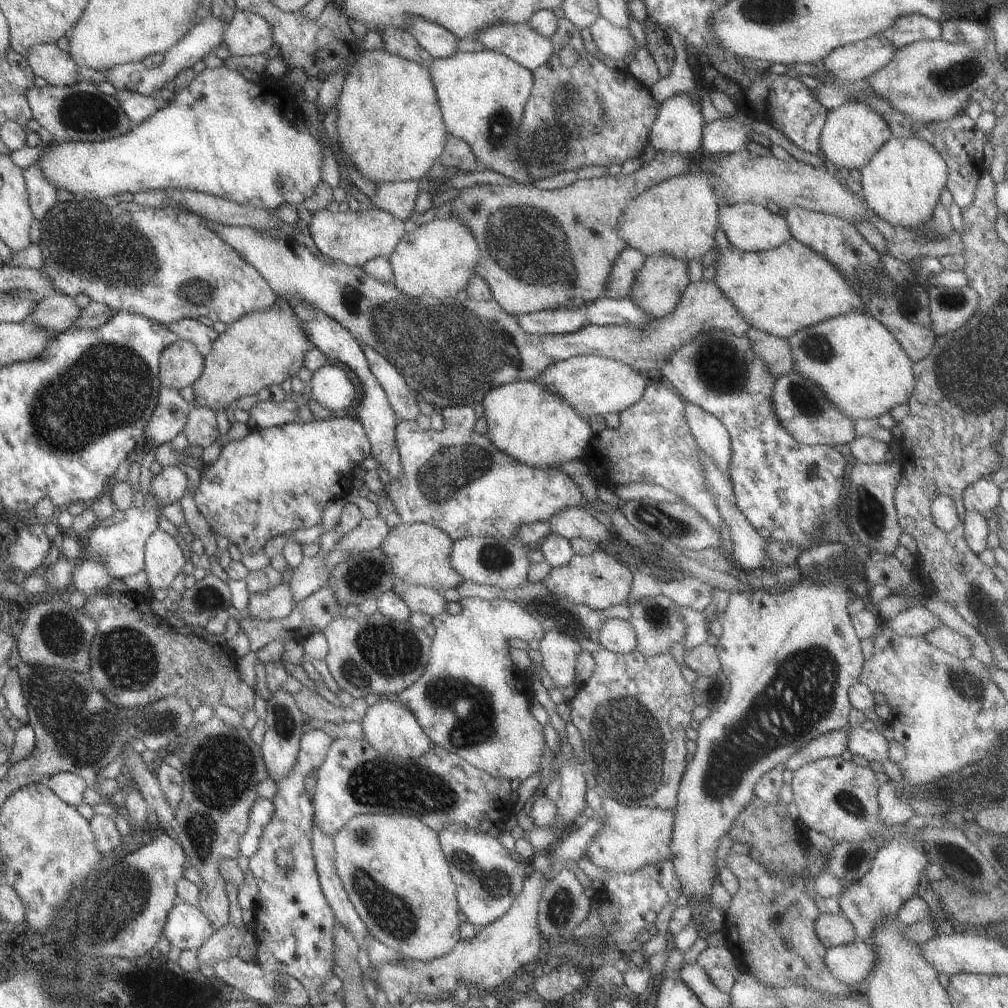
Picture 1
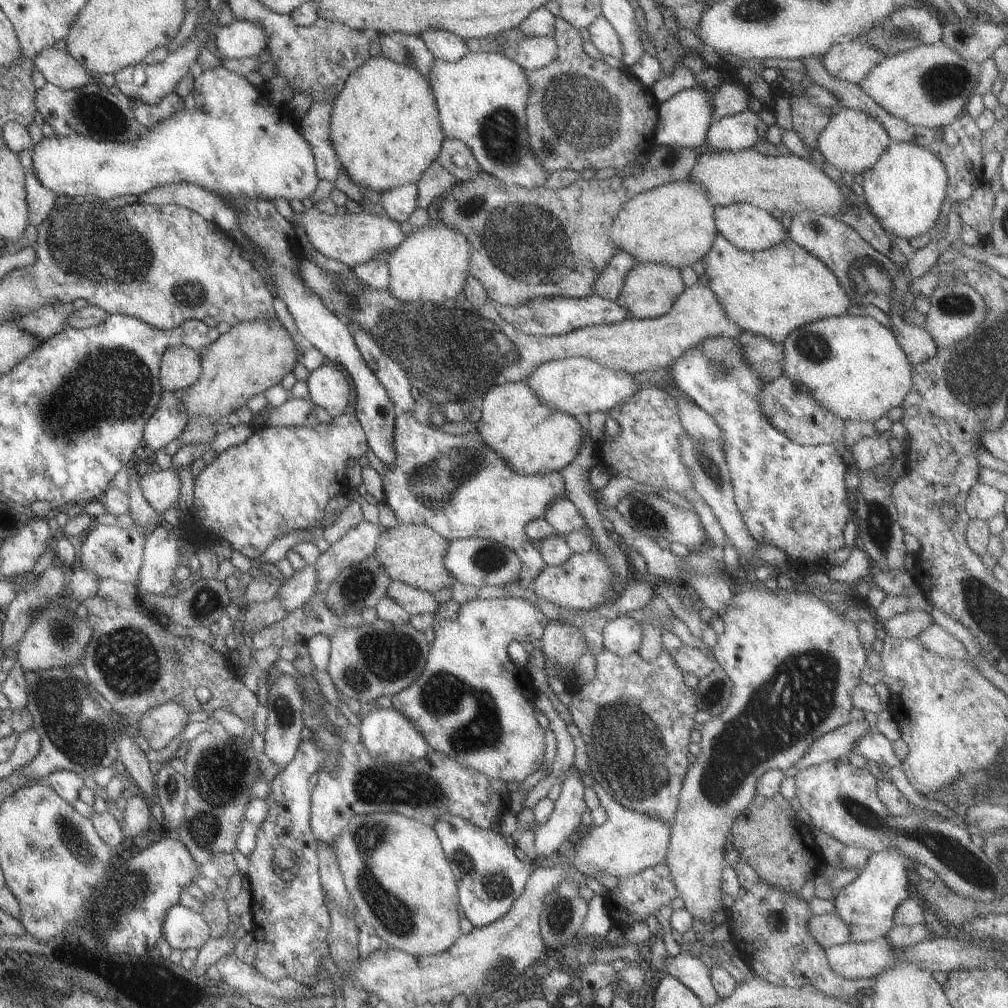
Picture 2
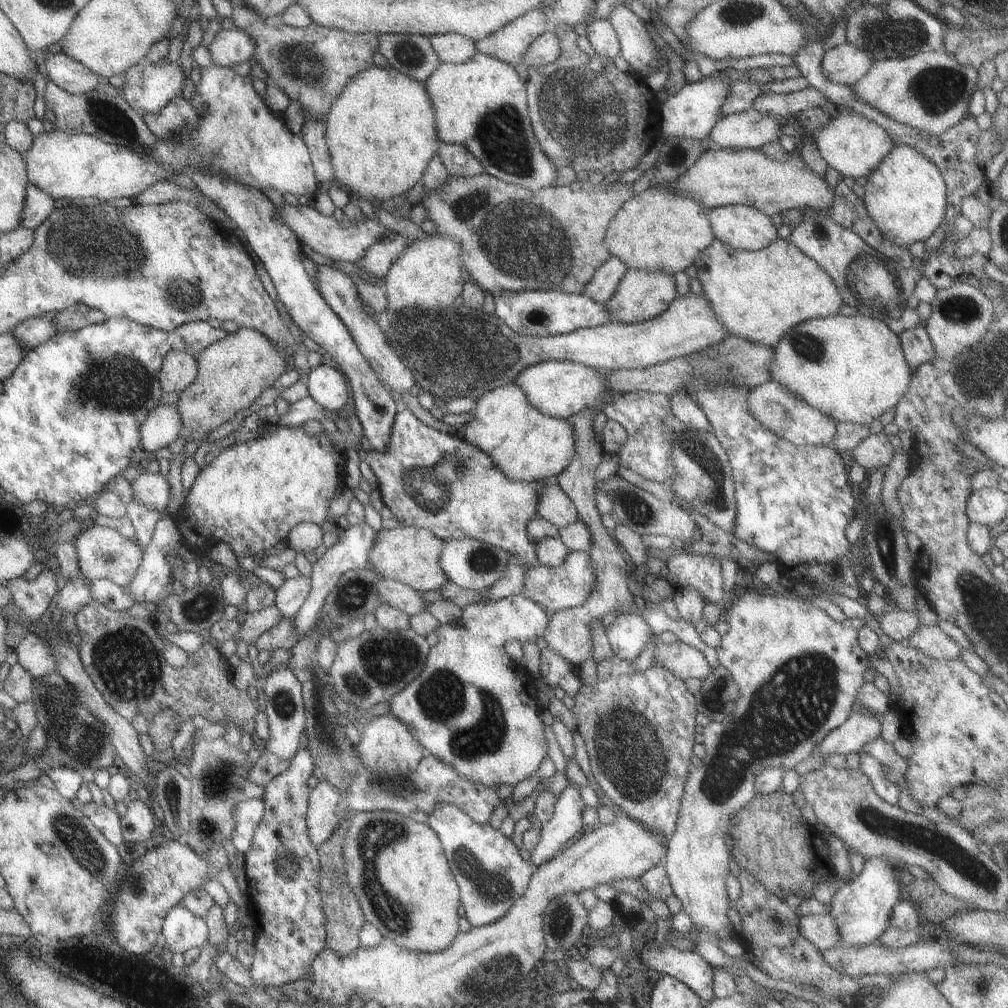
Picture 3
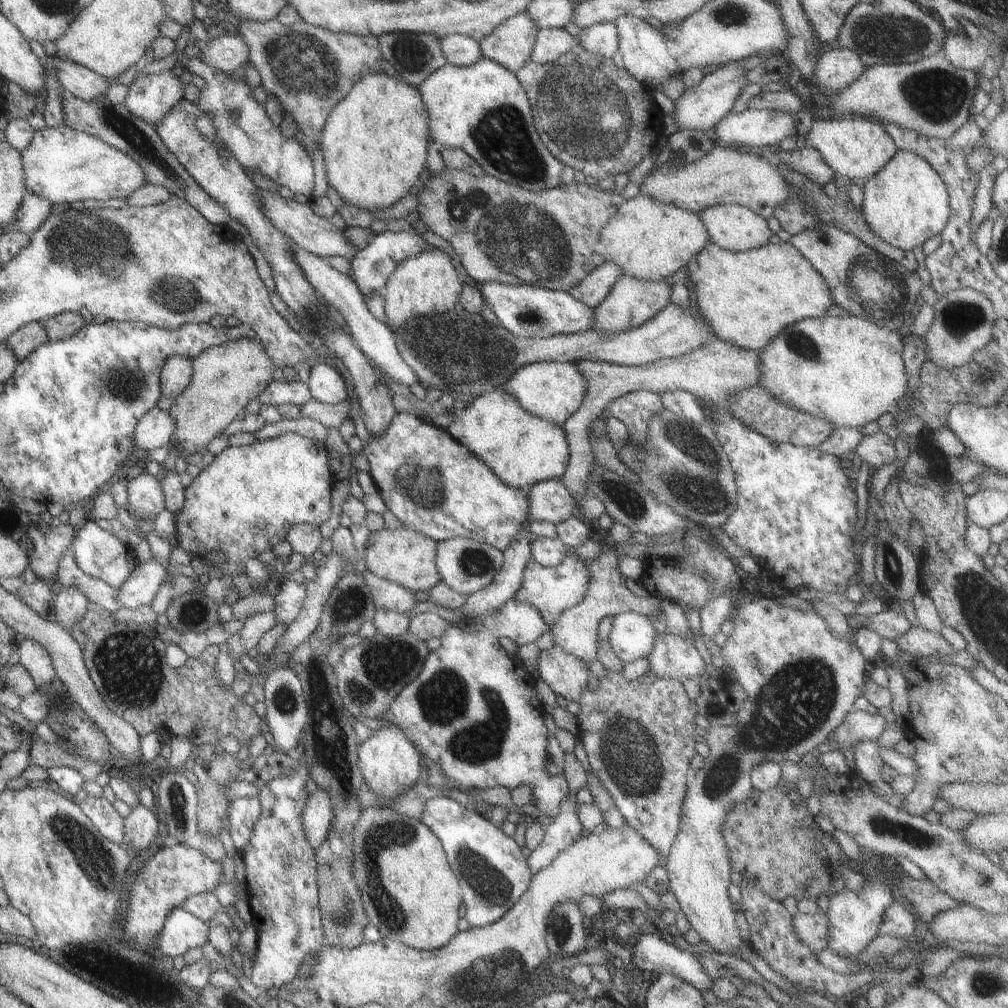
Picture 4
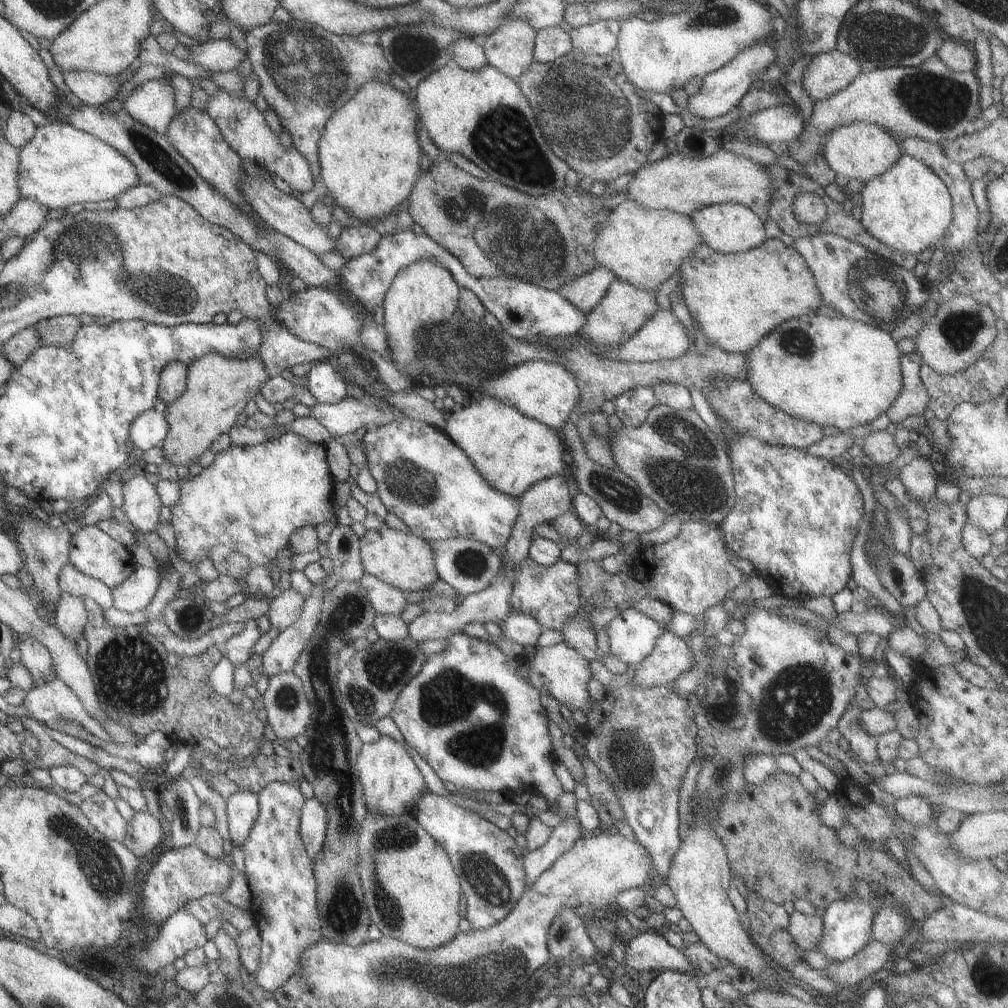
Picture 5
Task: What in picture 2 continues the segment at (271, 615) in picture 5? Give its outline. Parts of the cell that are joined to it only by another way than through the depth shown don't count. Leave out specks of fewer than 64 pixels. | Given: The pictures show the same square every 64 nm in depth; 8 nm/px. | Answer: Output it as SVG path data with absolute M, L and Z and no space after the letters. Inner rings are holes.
M305 563L305 568L296 570L287 579L281 582L275 596L277 604L281 604L283 612L293 612L313 594L317 584L317 574L313 564Z

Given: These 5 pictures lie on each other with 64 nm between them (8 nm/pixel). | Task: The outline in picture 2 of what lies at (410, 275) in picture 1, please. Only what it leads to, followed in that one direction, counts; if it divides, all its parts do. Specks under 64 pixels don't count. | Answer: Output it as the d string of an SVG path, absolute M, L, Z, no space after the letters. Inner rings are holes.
M441 222L413 229L409 236L401 239L402 241L391 249L386 262L389 272L387 292L399 302L439 304L443 300L453 300L462 291L468 277L470 242Z

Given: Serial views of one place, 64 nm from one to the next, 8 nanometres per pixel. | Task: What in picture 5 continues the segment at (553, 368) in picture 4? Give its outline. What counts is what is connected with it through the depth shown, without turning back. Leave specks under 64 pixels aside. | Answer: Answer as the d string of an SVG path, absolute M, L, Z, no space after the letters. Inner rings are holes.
M543 360L521 362L503 373L499 372L495 378L487 378L486 382L481 380L475 391L472 396L491 396L549 428L561 428L568 417L573 417L572 410L580 399L573 374L559 363Z

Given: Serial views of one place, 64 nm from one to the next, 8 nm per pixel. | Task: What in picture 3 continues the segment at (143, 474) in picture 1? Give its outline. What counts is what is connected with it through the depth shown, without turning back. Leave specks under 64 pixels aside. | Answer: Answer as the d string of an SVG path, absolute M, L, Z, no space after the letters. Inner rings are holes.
M93 524L83 532L79 531L73 546L80 574L92 583L113 582L117 586L126 586L127 582L133 578L142 555L142 550L136 540L123 538L112 528L97 524Z

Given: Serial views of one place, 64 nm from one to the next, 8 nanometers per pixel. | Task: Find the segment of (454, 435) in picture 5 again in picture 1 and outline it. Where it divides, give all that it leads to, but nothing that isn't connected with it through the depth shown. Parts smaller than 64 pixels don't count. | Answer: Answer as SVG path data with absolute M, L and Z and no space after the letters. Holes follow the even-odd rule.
M516 380L495 386L483 393L481 402L487 440L515 462L531 468L557 469L565 462L579 459L590 441L587 419L534 380Z

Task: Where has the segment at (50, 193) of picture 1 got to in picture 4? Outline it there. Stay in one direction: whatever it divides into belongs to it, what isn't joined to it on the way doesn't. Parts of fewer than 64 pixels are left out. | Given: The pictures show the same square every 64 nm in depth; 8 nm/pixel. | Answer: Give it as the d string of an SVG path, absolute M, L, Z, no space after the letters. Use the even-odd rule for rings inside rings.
M26 192L21 202L19 202L17 210L15 210L15 216L8 225L9 228L31 234L49 216L51 205L45 202L43 198Z

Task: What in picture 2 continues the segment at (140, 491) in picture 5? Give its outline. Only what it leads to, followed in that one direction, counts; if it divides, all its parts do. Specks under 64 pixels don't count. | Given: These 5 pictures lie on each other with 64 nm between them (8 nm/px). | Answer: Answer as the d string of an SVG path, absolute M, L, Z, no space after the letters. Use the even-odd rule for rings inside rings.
M172 467L157 472L141 471L137 484L145 502L159 514L179 498L179 476Z

